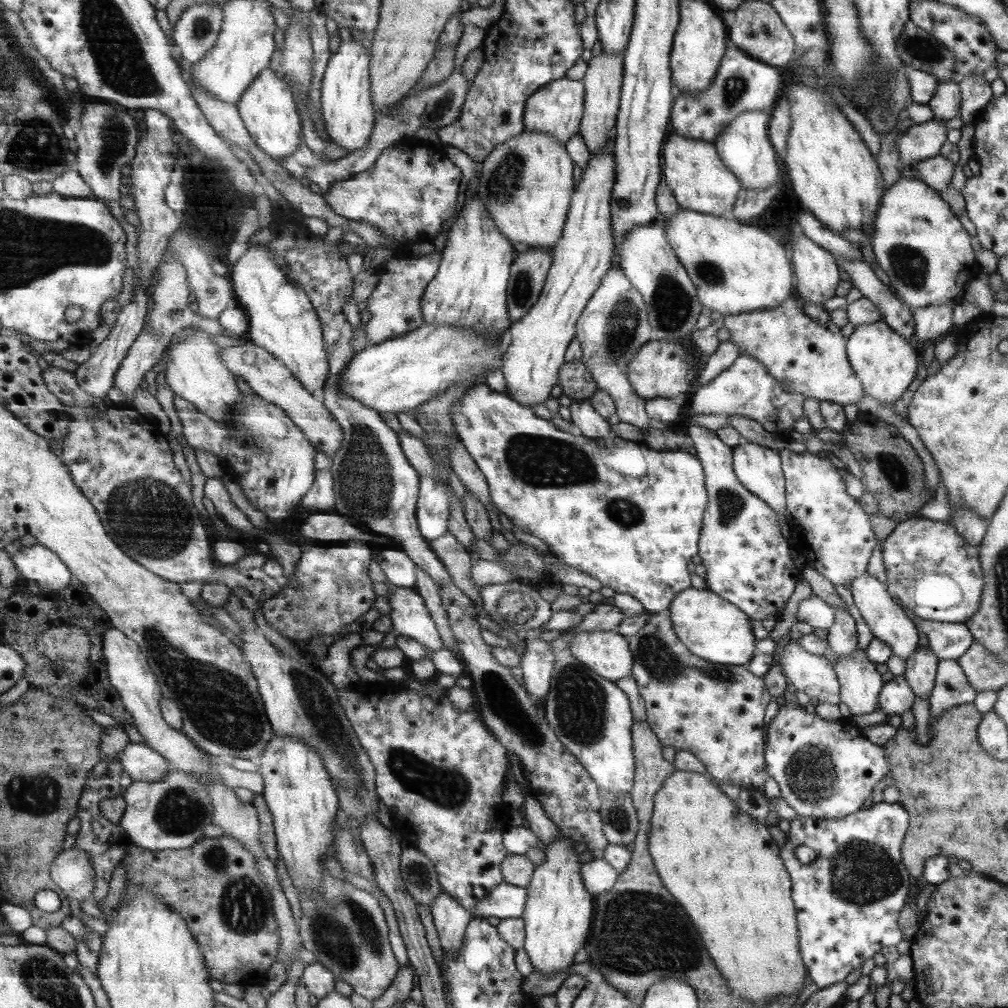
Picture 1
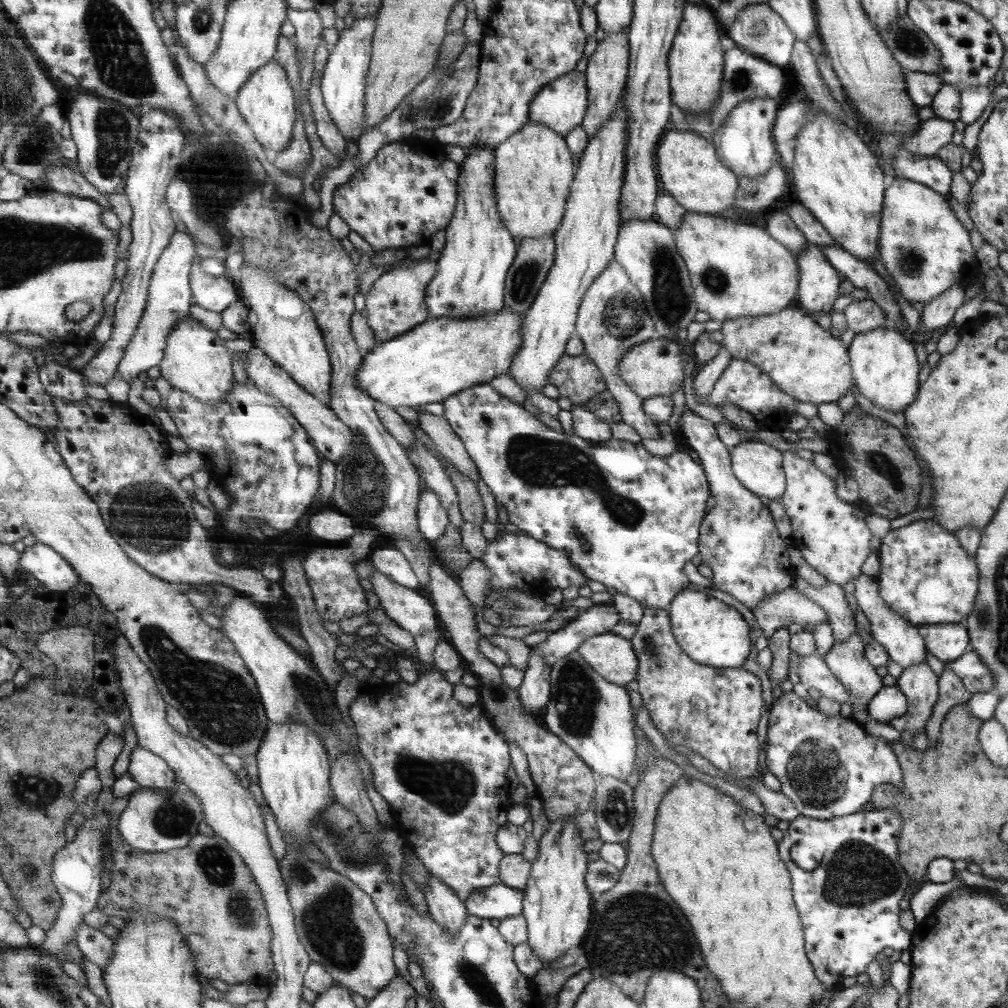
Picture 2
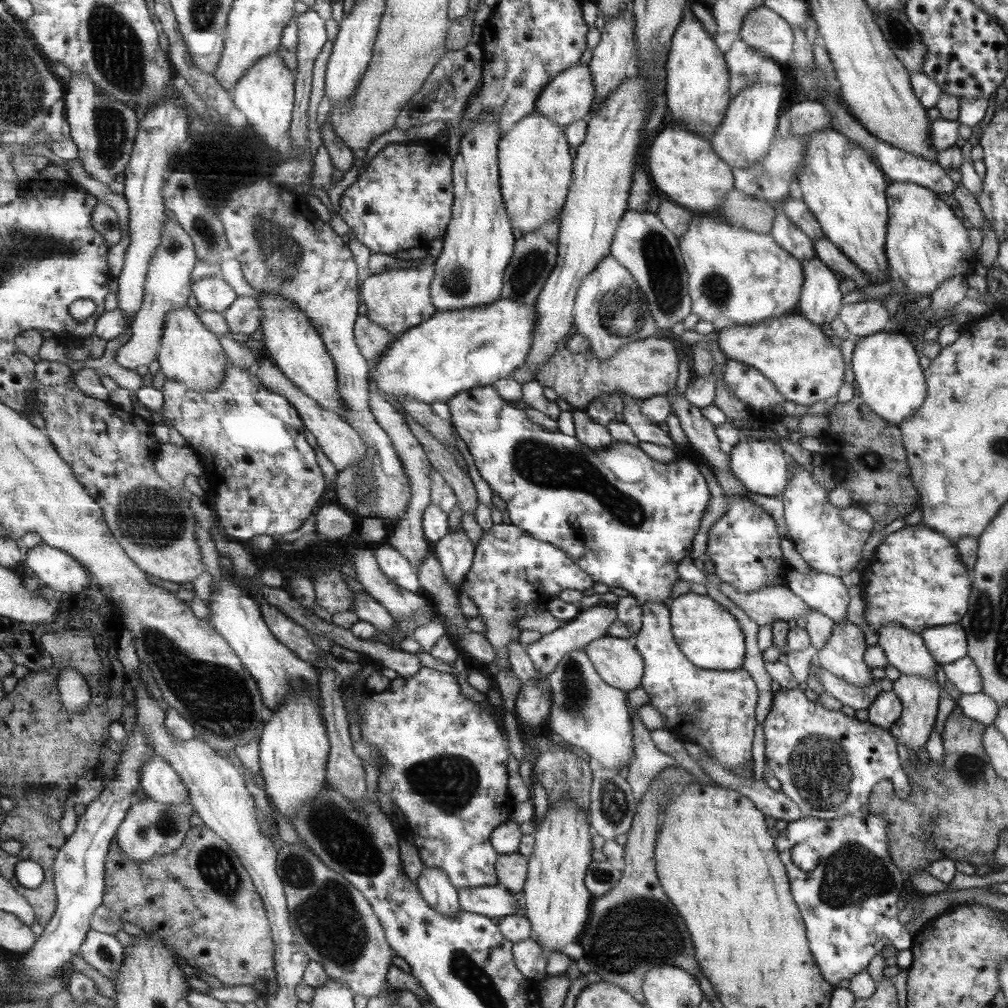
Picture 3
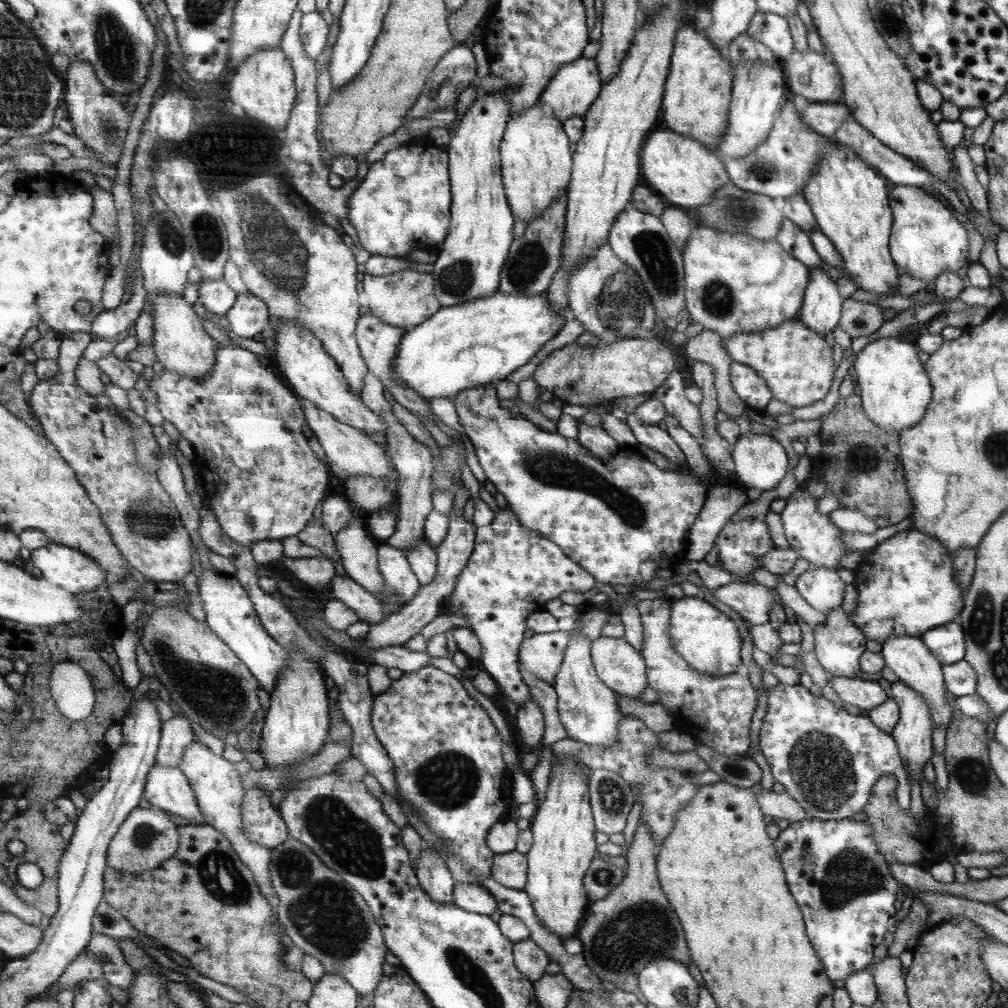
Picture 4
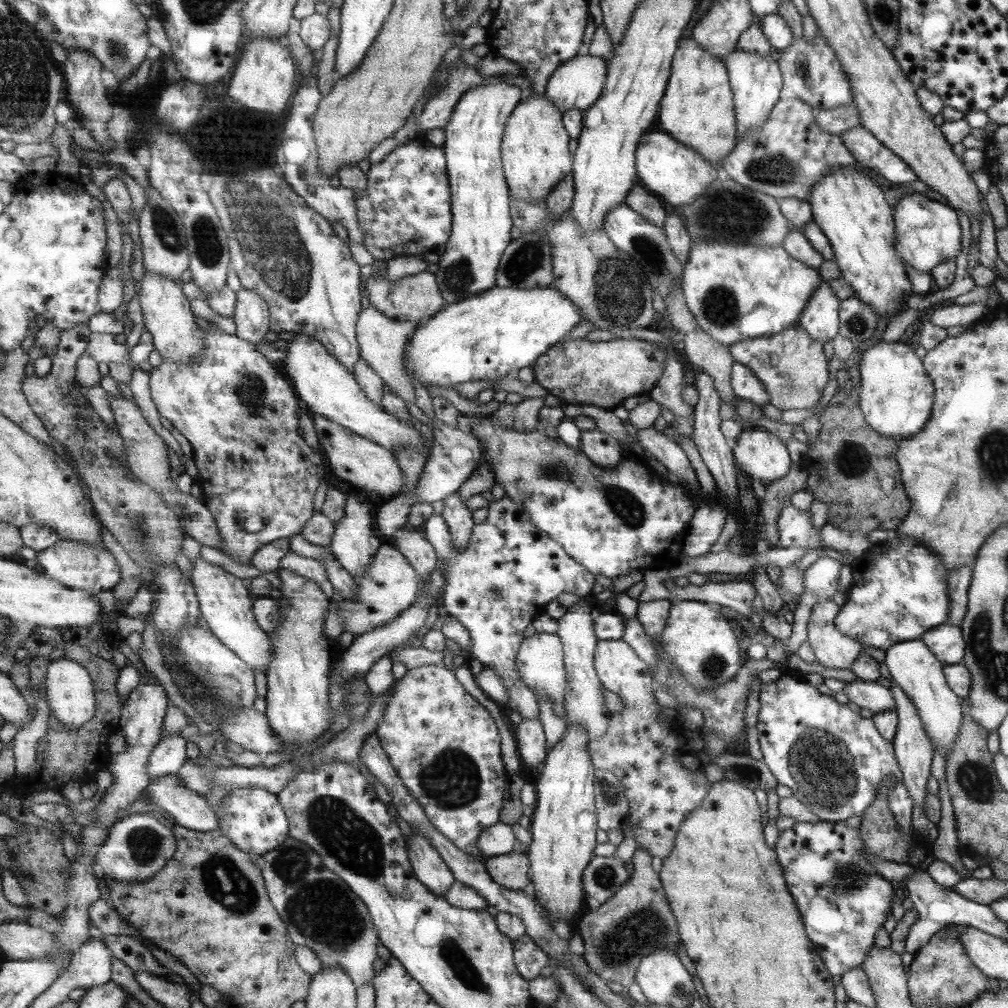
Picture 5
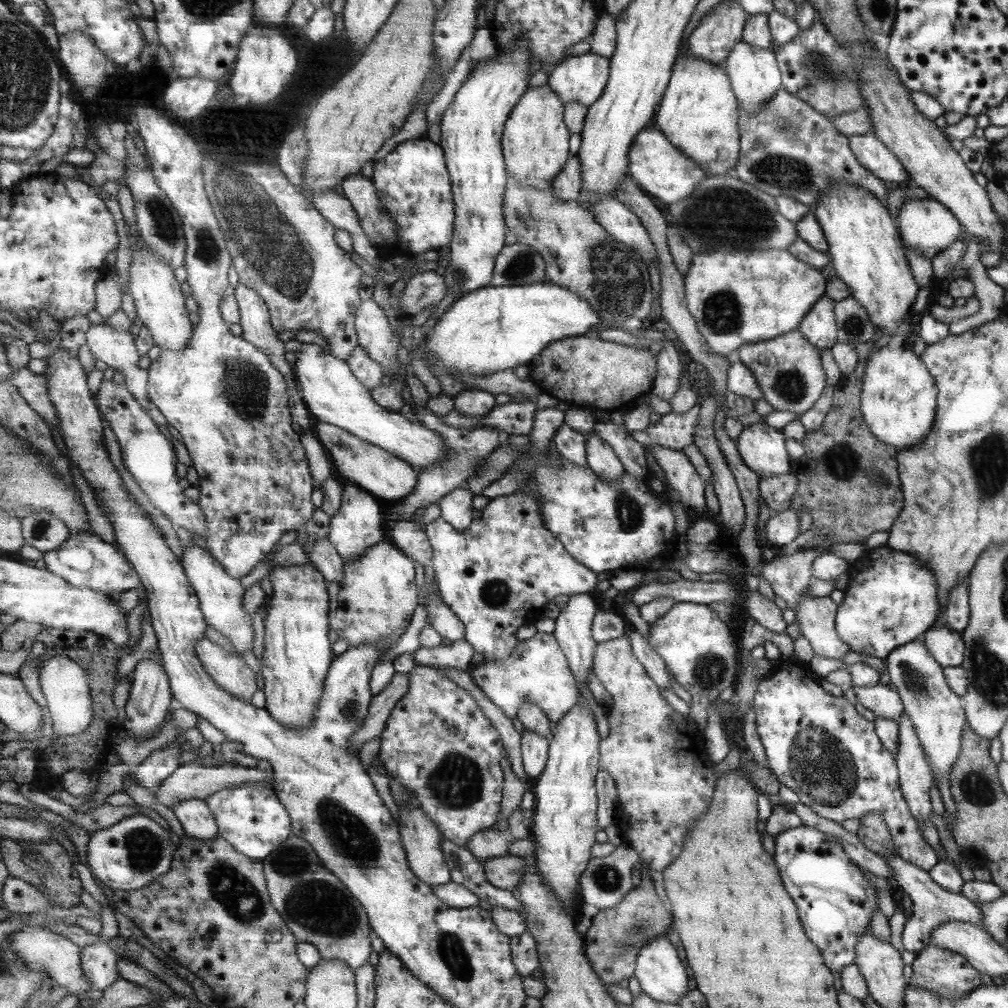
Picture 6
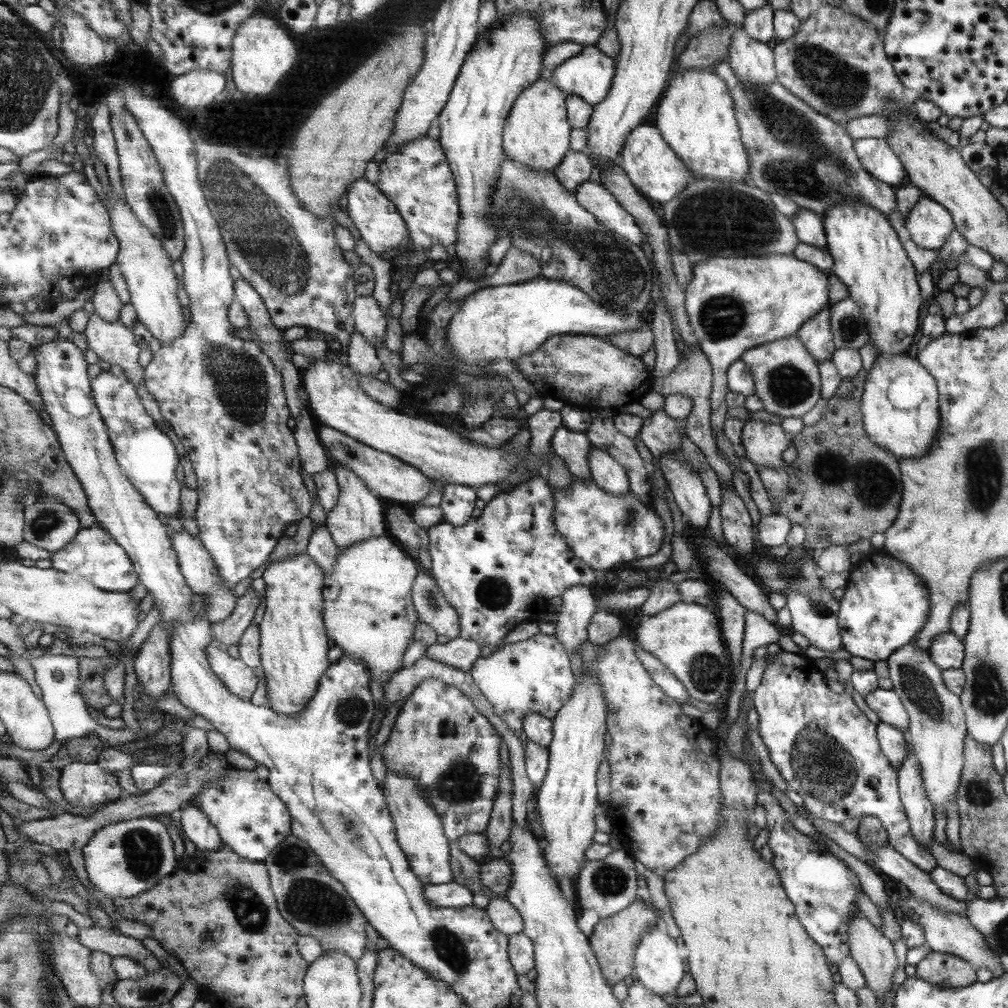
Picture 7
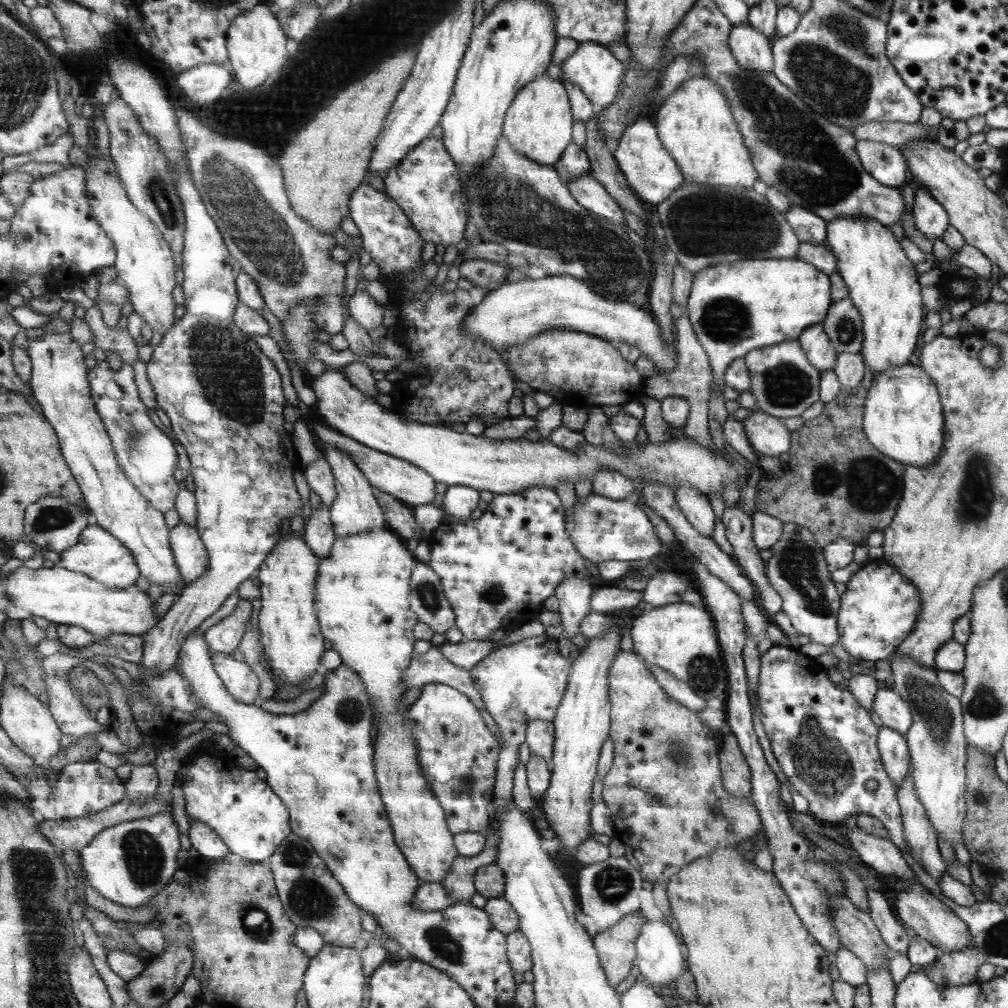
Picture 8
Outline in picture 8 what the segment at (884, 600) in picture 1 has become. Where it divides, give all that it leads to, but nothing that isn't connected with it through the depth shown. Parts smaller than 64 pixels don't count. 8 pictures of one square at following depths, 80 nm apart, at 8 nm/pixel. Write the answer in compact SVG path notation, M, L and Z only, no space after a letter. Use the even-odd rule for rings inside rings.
M907 655L902 657L890 657L892 690L895 691L903 702L907 703L911 715L909 730L904 735L910 756L909 774L915 784L917 796L921 804L924 804L925 814L936 832L937 839L945 838L951 845L952 842L963 840L964 818L967 815L967 807L964 804L964 792L966 788L966 773L964 764L967 762L967 740L964 736L963 709L960 700L951 696L938 683L936 669L922 667L914 663Z

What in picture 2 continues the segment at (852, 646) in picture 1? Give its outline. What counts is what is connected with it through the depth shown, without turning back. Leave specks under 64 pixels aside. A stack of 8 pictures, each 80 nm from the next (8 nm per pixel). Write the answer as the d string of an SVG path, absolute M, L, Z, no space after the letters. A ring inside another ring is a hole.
M792 574L794 578L794 589L807 600L823 608L828 616L828 625L831 627L834 642L842 642L846 638L853 636L857 631L852 612L847 607L844 592L839 585L823 583L823 587L813 589L809 587L802 578Z

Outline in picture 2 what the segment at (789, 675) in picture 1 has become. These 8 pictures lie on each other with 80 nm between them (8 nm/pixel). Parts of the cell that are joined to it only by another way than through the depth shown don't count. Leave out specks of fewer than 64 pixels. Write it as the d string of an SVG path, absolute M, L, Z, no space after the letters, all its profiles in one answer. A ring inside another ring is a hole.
M800 655L796 660L798 682L813 688L823 698L833 702L847 702L848 696L842 684L832 675L822 657L817 655Z

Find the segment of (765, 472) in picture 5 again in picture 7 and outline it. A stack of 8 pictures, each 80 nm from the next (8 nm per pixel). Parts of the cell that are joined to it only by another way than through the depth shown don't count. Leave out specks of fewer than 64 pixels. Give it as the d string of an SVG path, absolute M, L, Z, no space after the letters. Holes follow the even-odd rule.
M745 420L740 443L743 456L754 466L778 469L783 466L781 452L787 448L785 432L770 422Z

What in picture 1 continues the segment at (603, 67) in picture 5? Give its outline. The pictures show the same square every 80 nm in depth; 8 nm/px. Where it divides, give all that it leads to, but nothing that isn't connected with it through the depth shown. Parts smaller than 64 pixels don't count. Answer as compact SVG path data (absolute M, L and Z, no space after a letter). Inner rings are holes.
M563 77L537 89L527 98L524 108L524 130L538 130L552 136L559 144L565 144L577 134L577 124L581 118L581 104L584 98L584 84L581 80Z

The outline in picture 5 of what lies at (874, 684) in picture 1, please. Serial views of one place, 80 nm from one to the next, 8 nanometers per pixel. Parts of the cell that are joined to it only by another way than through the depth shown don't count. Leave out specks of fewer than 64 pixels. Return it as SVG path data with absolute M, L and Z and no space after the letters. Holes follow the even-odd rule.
M829 601L817 602L806 624L806 641L821 666L847 670L858 657L862 646L837 628L835 620L840 607Z

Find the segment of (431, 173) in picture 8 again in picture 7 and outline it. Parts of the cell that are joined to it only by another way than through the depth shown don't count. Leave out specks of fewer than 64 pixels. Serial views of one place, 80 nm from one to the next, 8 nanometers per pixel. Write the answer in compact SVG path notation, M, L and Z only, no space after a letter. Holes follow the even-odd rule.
M417 137L404 142L397 152L381 160L377 185L397 207L414 251L426 250L433 244L449 246L456 242L460 209L455 178L447 166L443 149L435 139Z

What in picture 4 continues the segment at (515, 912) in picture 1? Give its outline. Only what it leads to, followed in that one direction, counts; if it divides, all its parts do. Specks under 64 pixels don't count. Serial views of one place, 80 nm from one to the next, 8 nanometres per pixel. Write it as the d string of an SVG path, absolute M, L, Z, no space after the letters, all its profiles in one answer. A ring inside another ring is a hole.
M455 882L452 904L457 908L465 909L465 912L487 916L498 910L495 897L486 888L463 882Z

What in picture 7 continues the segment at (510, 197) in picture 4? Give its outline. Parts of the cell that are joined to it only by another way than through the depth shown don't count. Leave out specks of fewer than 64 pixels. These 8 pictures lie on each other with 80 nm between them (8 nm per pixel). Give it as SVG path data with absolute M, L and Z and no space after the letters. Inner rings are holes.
M541 78L521 92L509 111L508 119L505 120L504 156L535 172L553 173L568 152L568 110L564 100L564 92L561 92L552 81Z

